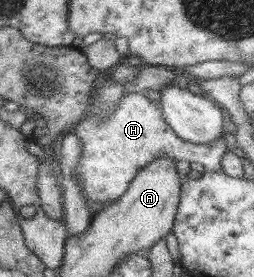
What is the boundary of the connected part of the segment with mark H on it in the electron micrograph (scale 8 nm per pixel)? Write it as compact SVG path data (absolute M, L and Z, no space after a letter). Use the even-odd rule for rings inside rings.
M145 92L122 95L118 106L106 118L84 117L72 130L82 143L75 170L81 189L86 193L84 196L92 202L105 204L124 195L136 174L154 159L172 157L177 162L186 160L190 164L202 164L205 171L220 172L220 161L228 149L223 135L206 144L180 139L164 121L162 110L146 97Z

